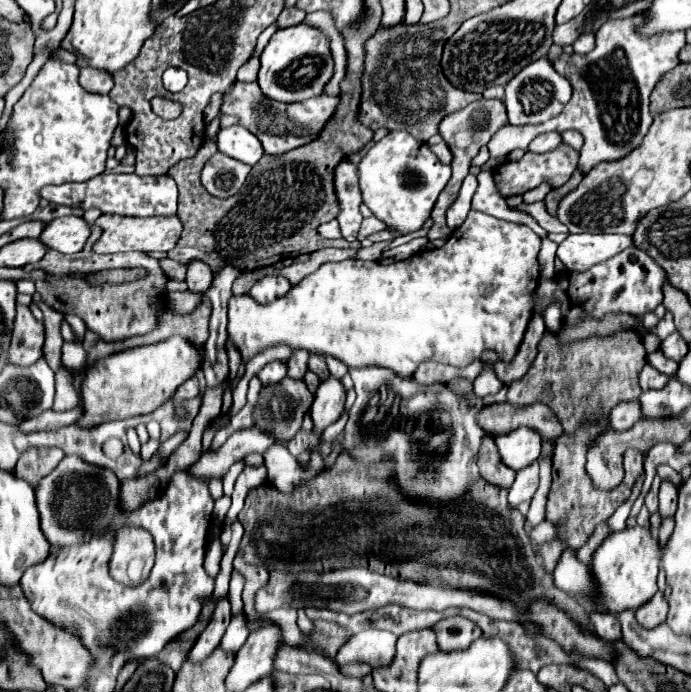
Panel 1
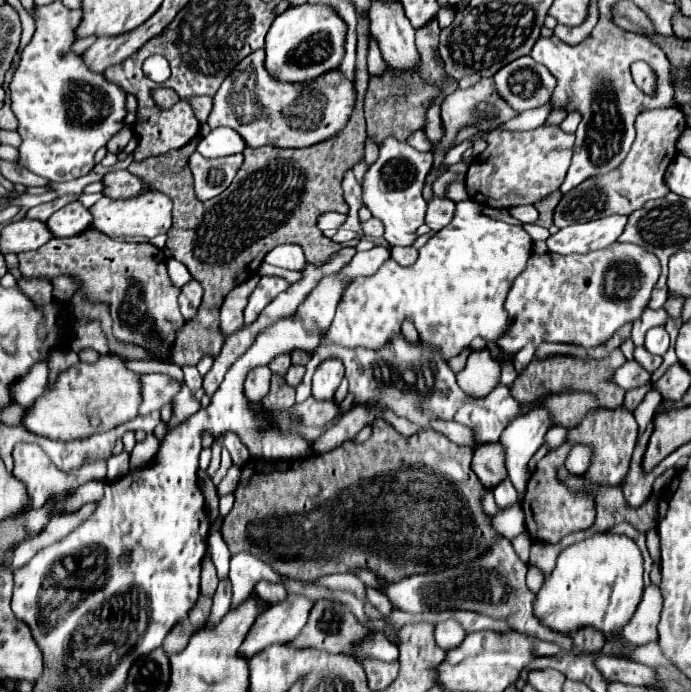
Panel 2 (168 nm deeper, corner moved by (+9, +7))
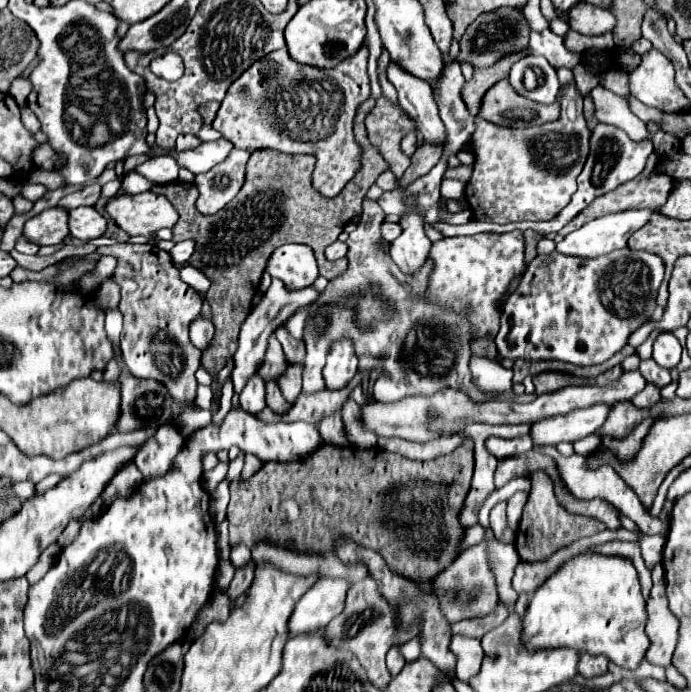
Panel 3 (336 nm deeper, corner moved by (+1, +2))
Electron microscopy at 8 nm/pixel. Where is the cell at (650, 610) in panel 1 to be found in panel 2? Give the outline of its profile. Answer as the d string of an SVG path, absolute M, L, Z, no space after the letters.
M651 583L649 587L645 587L645 593L639 603L639 609L635 611L635 617L627 623L627 629L623 629L623 637L635 647L657 641L659 639L657 625L659 625L661 611L663 611L661 591Z

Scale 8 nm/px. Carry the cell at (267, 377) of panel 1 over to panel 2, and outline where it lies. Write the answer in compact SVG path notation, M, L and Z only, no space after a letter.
M255 367L245 379L245 395L249 401L261 403L261 399L269 393L271 371L267 367Z

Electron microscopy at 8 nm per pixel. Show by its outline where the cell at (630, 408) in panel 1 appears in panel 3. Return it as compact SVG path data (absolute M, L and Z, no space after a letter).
M647 384L643 392L639 392L631 402L637 406L637 408L651 408L655 402L659 402L661 396L659 396L659 386L651 386Z

